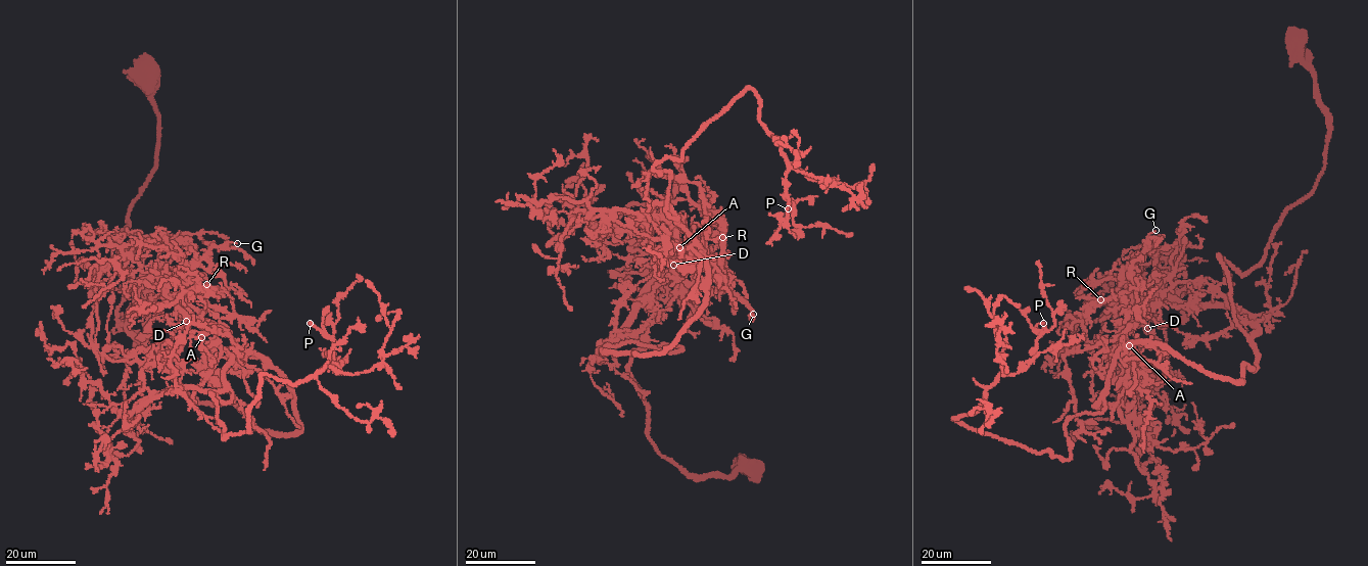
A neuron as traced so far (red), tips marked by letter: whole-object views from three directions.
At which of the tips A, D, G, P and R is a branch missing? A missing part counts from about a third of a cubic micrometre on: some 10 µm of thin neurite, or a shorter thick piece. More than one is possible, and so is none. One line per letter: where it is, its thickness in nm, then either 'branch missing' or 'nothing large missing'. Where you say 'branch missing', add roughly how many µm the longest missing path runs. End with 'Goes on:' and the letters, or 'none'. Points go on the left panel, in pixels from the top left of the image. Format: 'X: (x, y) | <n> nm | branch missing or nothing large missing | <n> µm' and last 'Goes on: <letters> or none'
A: (201, 337) | 180 nm | nothing large missing
D: (186, 321) | 150 nm | nothing large missing
G: (237, 243) | 200 nm | branch missing | 15 µm
P: (310, 323) | 160 nm | nothing large missing
R: (206, 284) | 120 nm | nothing large missing
Goes on: G

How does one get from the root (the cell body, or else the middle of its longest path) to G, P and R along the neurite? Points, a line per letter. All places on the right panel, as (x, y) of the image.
G: (1294, 43), (1325, 163), (1260, 263), (1217, 254), (1252, 339), (1249, 322), (1186, 336), (1129, 299), (1156, 230)
P: (1294, 43), (1325, 163), (1260, 263), (1217, 254), (1252, 339), (1142, 308), (1065, 459), (953, 417), (1043, 323)
R: (1294, 43), (1324, 167), (1260, 263), (1217, 254), (1254, 337), (1086, 310), (1100, 299)

